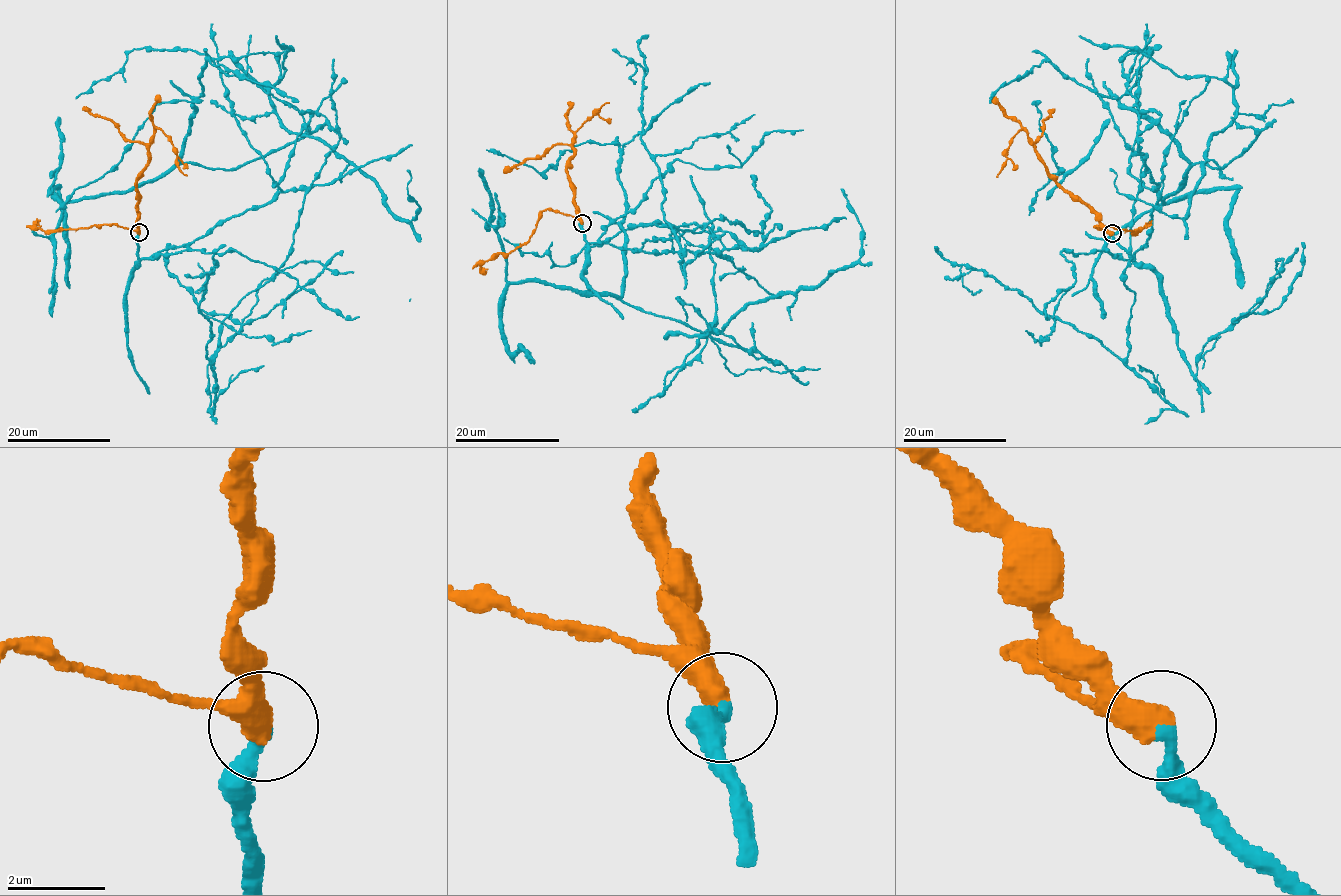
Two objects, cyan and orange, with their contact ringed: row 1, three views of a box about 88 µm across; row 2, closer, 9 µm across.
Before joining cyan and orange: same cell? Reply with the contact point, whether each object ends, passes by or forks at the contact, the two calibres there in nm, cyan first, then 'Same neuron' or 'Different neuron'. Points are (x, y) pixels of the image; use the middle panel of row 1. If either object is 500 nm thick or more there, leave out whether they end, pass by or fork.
Place: (582, 223). Thickness 280 nm (cyan) against 550 nm. Same neuron

